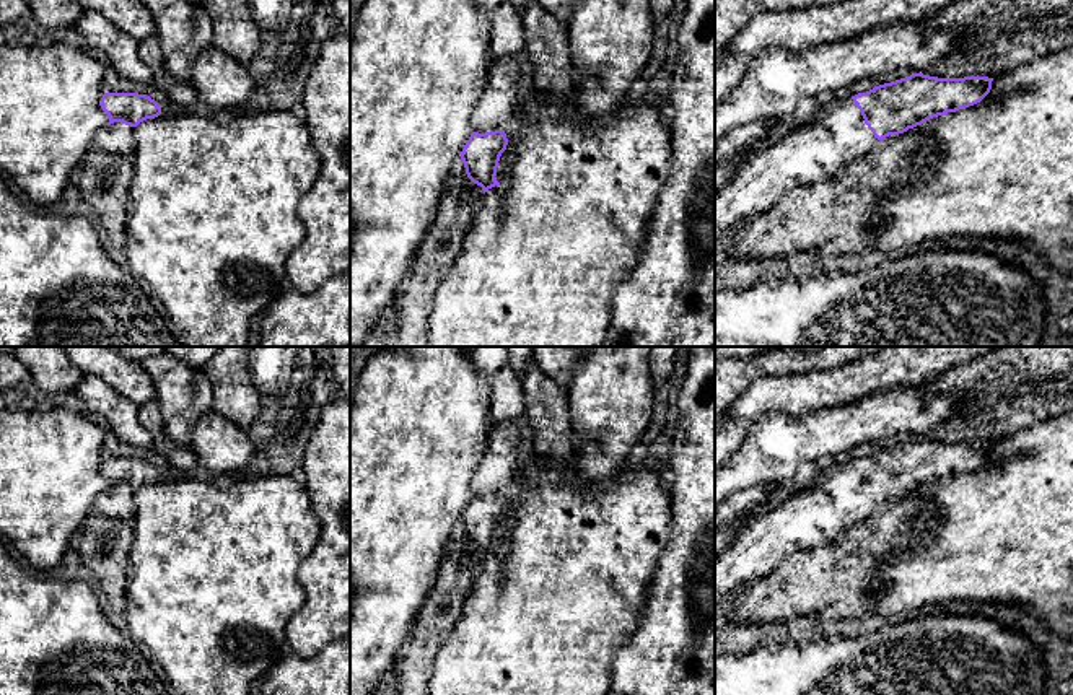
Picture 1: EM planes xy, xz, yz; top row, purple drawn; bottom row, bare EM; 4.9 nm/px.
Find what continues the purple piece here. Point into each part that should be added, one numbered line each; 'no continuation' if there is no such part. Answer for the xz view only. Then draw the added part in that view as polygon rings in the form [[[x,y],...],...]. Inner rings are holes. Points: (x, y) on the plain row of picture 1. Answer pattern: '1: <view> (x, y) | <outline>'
1: xz (499, 464) | [[[515,422],[490,425],[480,462],[471,479],[472,496],[503,495],[521,464],[516,457],[519,431]]]

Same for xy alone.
1: xy (119, 503) | [[[122,487],[101,492],[94,503],[93,511],[116,519],[127,519],[132,522],[135,516],[135,492]]]

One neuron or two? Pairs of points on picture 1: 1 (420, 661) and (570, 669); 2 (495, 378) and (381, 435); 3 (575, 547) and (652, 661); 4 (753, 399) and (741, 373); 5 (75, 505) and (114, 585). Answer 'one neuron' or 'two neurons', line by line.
1: two neurons
2: two neurons
3: two neurons
4: two neurons
5: two neurons

